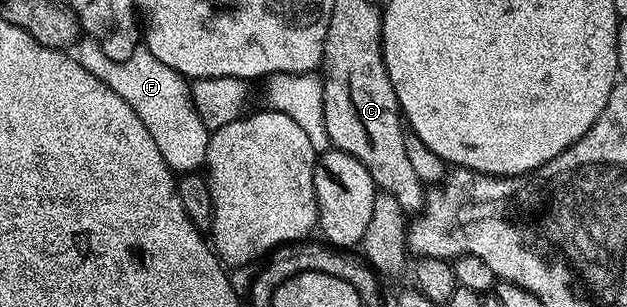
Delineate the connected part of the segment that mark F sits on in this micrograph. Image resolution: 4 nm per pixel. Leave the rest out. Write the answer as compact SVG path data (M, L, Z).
M91 37L79 38L78 42L69 48L68 54L81 67L88 69L88 73L92 73L92 77L100 77L100 81L104 81L104 85L108 85L108 89L112 89L112 93L120 93L120 97L124 97L124 101L128 101L128 105L132 105L136 117L140 117L140 121L144 121L144 129L148 129L148 133L152 133L152 141L156 141L156 149L160 149L160 157L164 157L164 161L169 165L171 171L194 173L205 164L211 131L205 127L205 122L197 111L191 84L186 76L176 73L176 69L168 69L168 65L164 65L164 61L156 61L156 57L152 57L152 53L145 49L137 49L126 61L114 61L104 53L104 49L97 40Z

